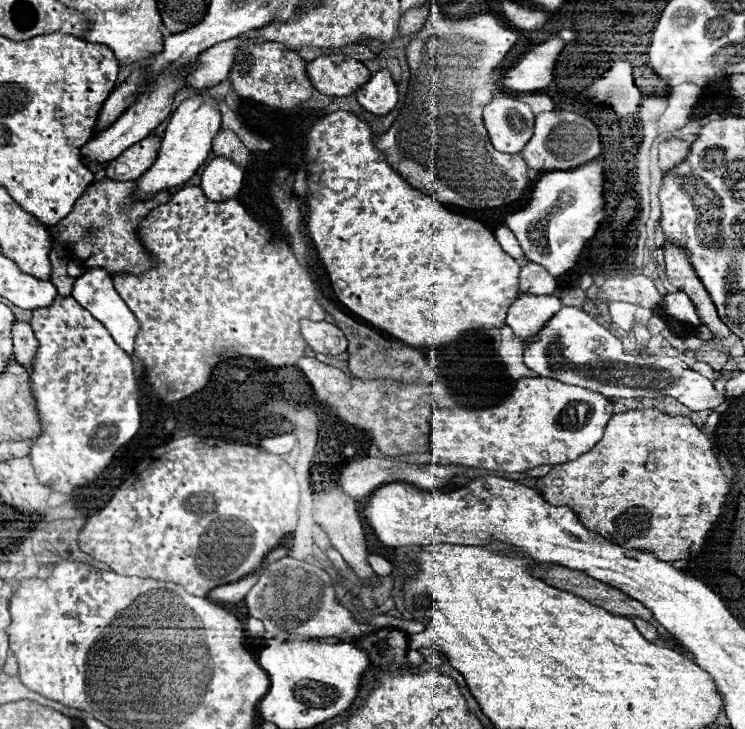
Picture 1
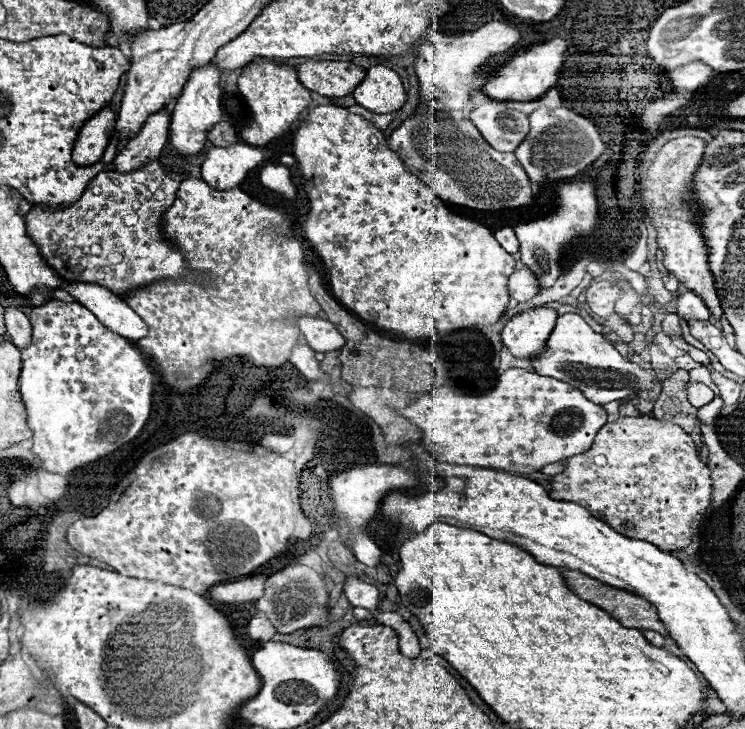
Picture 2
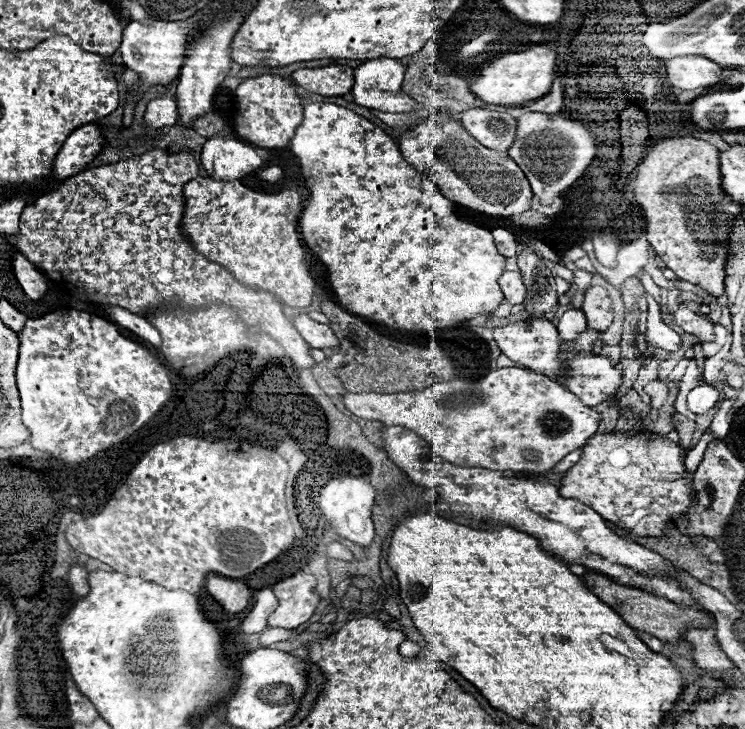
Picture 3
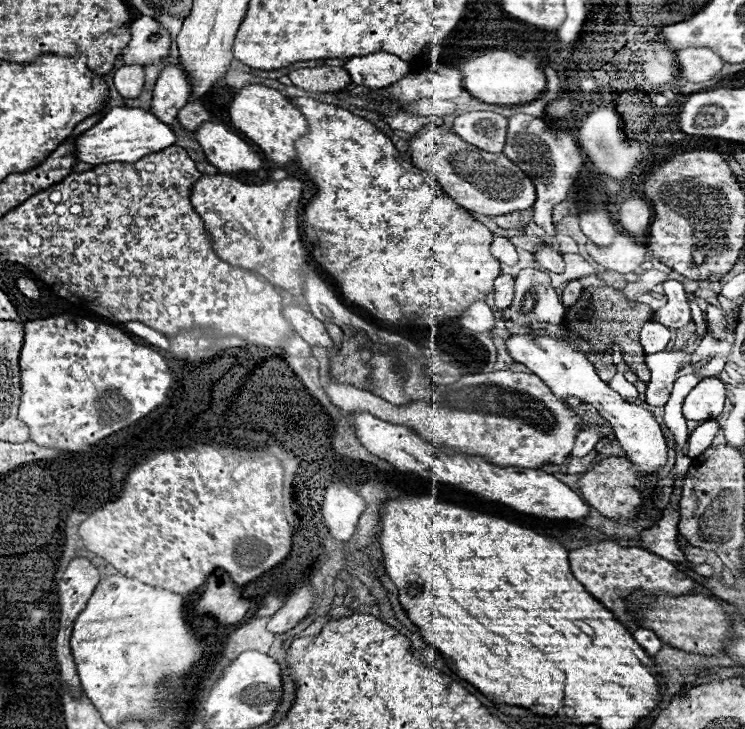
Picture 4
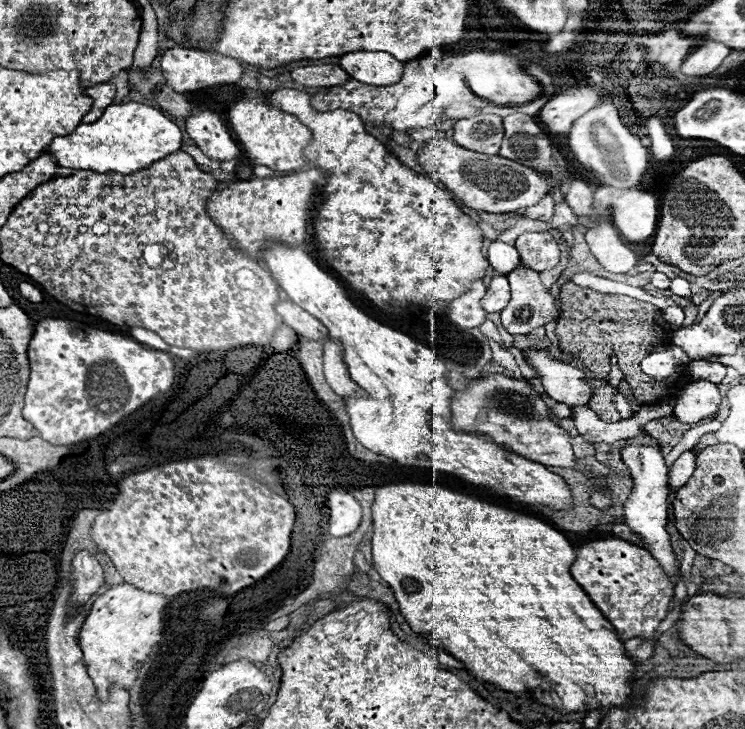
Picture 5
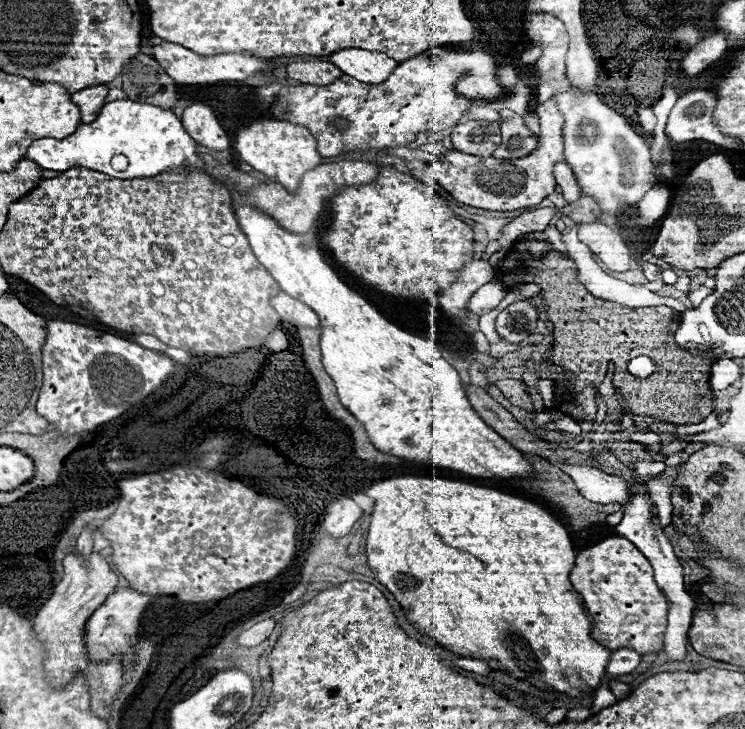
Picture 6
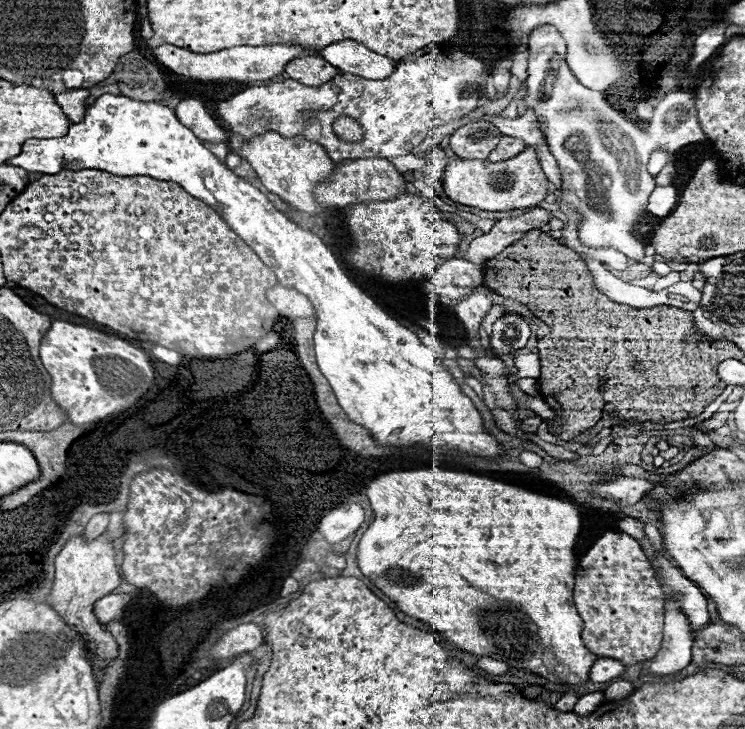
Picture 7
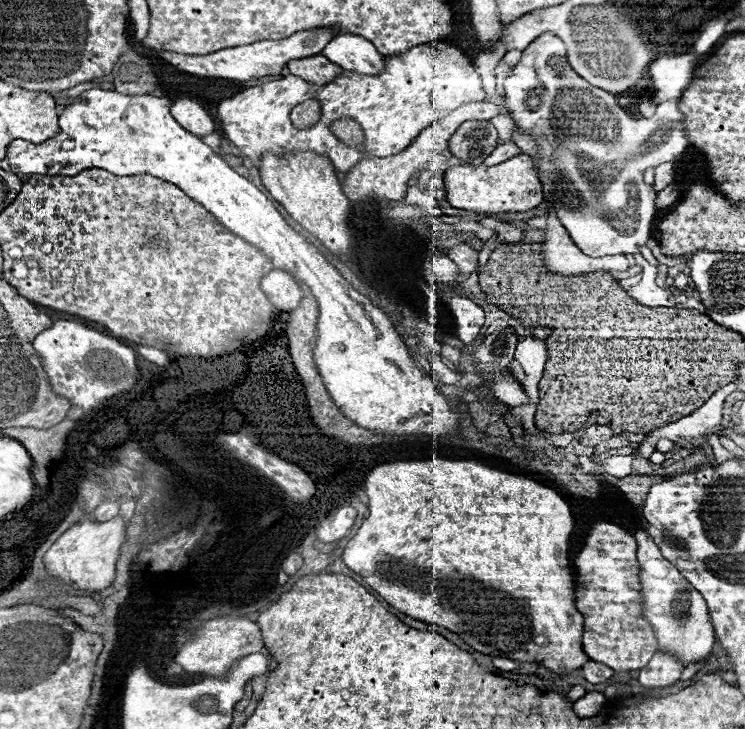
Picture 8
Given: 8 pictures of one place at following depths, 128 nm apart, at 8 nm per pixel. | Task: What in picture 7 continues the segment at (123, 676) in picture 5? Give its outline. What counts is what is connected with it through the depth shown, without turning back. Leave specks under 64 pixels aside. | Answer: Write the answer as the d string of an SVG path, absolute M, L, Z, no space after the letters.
M108 594L108 596L100 598L94 604L94 614L96 614L96 618L98 618L100 624L108 624L108 622L112 622L116 618L122 618L122 612L128 606L128 602L130 602L130 596Z

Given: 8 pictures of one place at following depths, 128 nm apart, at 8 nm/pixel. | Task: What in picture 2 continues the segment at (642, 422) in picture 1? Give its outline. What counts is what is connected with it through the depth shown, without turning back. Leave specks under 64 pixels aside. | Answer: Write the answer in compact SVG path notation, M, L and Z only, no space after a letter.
M647 416L620 417L616 422L604 424L604 428L596 434L590 450L572 456L566 462L564 472L552 478L550 496L554 500L576 502L592 510L596 518L604 520L626 538L646 540L664 552L674 552L686 548L692 542L694 534L700 532L706 520L704 512L710 507L712 486L708 472L710 472L708 466L700 460L696 452L692 436L684 432L680 426Z

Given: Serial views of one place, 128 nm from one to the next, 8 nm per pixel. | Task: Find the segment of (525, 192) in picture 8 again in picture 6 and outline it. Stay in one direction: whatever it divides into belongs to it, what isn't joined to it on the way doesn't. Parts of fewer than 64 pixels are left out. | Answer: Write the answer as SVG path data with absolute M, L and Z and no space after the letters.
M548 100L536 108L536 114L540 118L540 136L538 136L538 148L516 160L496 160L496 158L480 158L472 154L464 154L458 150L448 150L444 156L434 160L430 168L430 176L444 186L452 198L456 198L462 204L482 208L482 210L494 210L494 212L508 212L508 210L520 210L520 208L532 208L540 204L546 196L550 196L556 188L552 166L562 160L562 124L564 118L558 112L554 100Z

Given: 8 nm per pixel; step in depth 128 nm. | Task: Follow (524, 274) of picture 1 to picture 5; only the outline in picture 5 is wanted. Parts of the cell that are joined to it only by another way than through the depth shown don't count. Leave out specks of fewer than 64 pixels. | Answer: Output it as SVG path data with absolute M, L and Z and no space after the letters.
M494 276L480 304L486 312L500 312L508 304L508 300L510 300L510 286L506 276Z

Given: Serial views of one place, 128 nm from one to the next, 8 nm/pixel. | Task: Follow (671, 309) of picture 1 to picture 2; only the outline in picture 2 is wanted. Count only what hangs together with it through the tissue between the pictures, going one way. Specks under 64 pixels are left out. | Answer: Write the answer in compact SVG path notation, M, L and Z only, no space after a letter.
M687 292L678 296L678 302L676 302L676 314L684 320L708 320L710 318L710 312L708 308L702 304L702 300L693 292Z

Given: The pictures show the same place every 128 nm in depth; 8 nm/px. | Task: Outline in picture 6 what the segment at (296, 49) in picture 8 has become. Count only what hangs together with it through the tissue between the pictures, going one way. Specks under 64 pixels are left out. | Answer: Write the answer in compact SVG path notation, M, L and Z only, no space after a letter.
M162 42L154 46L154 58L160 62L160 66L172 76L178 84L216 84L224 80L246 80L248 76L254 76L258 72L268 72L274 66L274 60L270 58L258 58L246 52L232 52L232 54L216 54L216 56L200 56L184 46Z

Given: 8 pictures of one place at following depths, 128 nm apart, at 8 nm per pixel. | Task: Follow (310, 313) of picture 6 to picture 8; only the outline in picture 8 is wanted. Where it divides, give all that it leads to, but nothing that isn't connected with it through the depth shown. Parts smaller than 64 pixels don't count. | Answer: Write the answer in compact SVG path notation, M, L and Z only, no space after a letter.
M272 270L268 272L262 282L260 282L264 294L268 296L268 300L278 308L278 310L284 310L284 312L290 312L290 310L296 310L300 300L302 300L302 290L300 286L296 284L296 280L284 272L284 270Z

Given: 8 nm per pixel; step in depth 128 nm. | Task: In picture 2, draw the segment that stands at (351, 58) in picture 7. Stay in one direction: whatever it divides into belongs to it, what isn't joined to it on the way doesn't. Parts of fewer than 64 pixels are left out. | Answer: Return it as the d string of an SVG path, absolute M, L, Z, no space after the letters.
M370 66L364 82L352 92L356 102L374 114L390 114L404 106L406 92L400 76L388 66Z

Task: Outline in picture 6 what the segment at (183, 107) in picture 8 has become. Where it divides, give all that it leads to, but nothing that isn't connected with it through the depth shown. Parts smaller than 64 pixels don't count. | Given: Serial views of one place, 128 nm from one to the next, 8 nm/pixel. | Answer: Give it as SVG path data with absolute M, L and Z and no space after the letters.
M190 104L188 108L184 108L182 114L182 124L188 130L188 134L200 144L206 146L210 150L228 150L230 148L230 140L226 130L220 126L218 118L214 116L212 108L206 104Z

